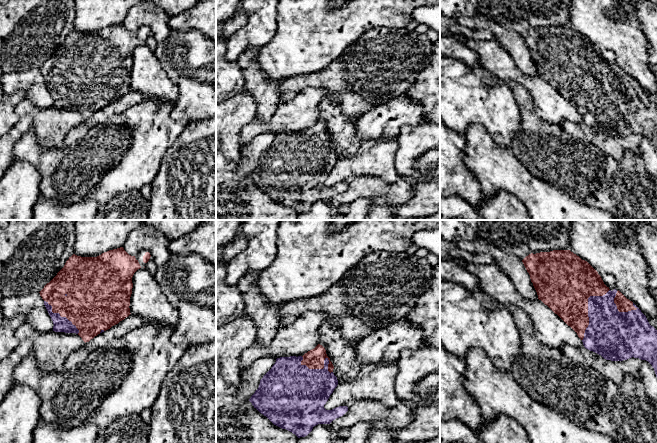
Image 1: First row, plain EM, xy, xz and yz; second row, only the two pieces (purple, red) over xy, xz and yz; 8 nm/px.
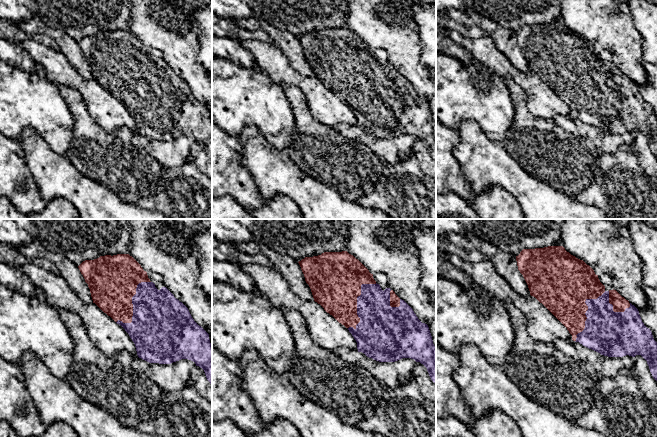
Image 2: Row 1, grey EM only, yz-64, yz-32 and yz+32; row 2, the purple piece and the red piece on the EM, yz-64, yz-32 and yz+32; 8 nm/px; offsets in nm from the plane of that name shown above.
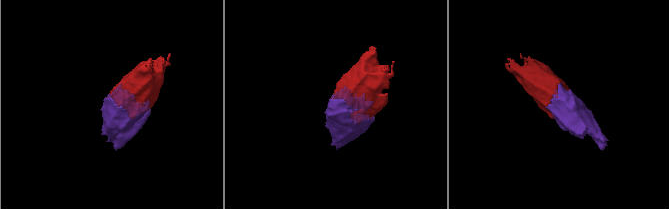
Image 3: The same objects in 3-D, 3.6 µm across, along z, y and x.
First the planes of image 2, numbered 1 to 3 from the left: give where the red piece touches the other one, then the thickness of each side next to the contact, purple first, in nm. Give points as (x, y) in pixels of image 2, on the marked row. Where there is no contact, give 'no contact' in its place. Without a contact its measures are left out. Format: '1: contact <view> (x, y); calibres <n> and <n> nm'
1: contact yz-64 (132, 303); calibres 420 and 400 nm
2: contact yz-32 (357, 302); calibres 320 and 420 nm
3: contact yz+32 (586, 312); calibres 360 and 380 nm

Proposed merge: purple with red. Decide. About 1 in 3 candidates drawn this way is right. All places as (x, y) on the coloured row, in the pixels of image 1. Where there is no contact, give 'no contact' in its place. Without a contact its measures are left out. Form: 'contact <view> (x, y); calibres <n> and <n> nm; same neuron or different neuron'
contact yz (588, 309); calibres 360 and 400 nm; same neuron

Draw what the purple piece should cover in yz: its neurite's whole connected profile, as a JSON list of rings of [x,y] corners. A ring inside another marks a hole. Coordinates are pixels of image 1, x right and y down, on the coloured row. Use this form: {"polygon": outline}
{"polygon": [[[570,250],[529,254],[522,260],[538,299],[570,326],[586,349],[606,360],[639,358],[648,361],[657,377],[657,330],[619,290],[611,291],[598,272]]]}

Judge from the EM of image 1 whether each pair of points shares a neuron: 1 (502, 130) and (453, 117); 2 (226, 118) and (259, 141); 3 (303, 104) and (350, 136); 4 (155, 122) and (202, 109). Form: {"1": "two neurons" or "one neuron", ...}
{"1": "one neuron", "2": "two neurons", "3": "two neurons", "4": "two neurons"}

